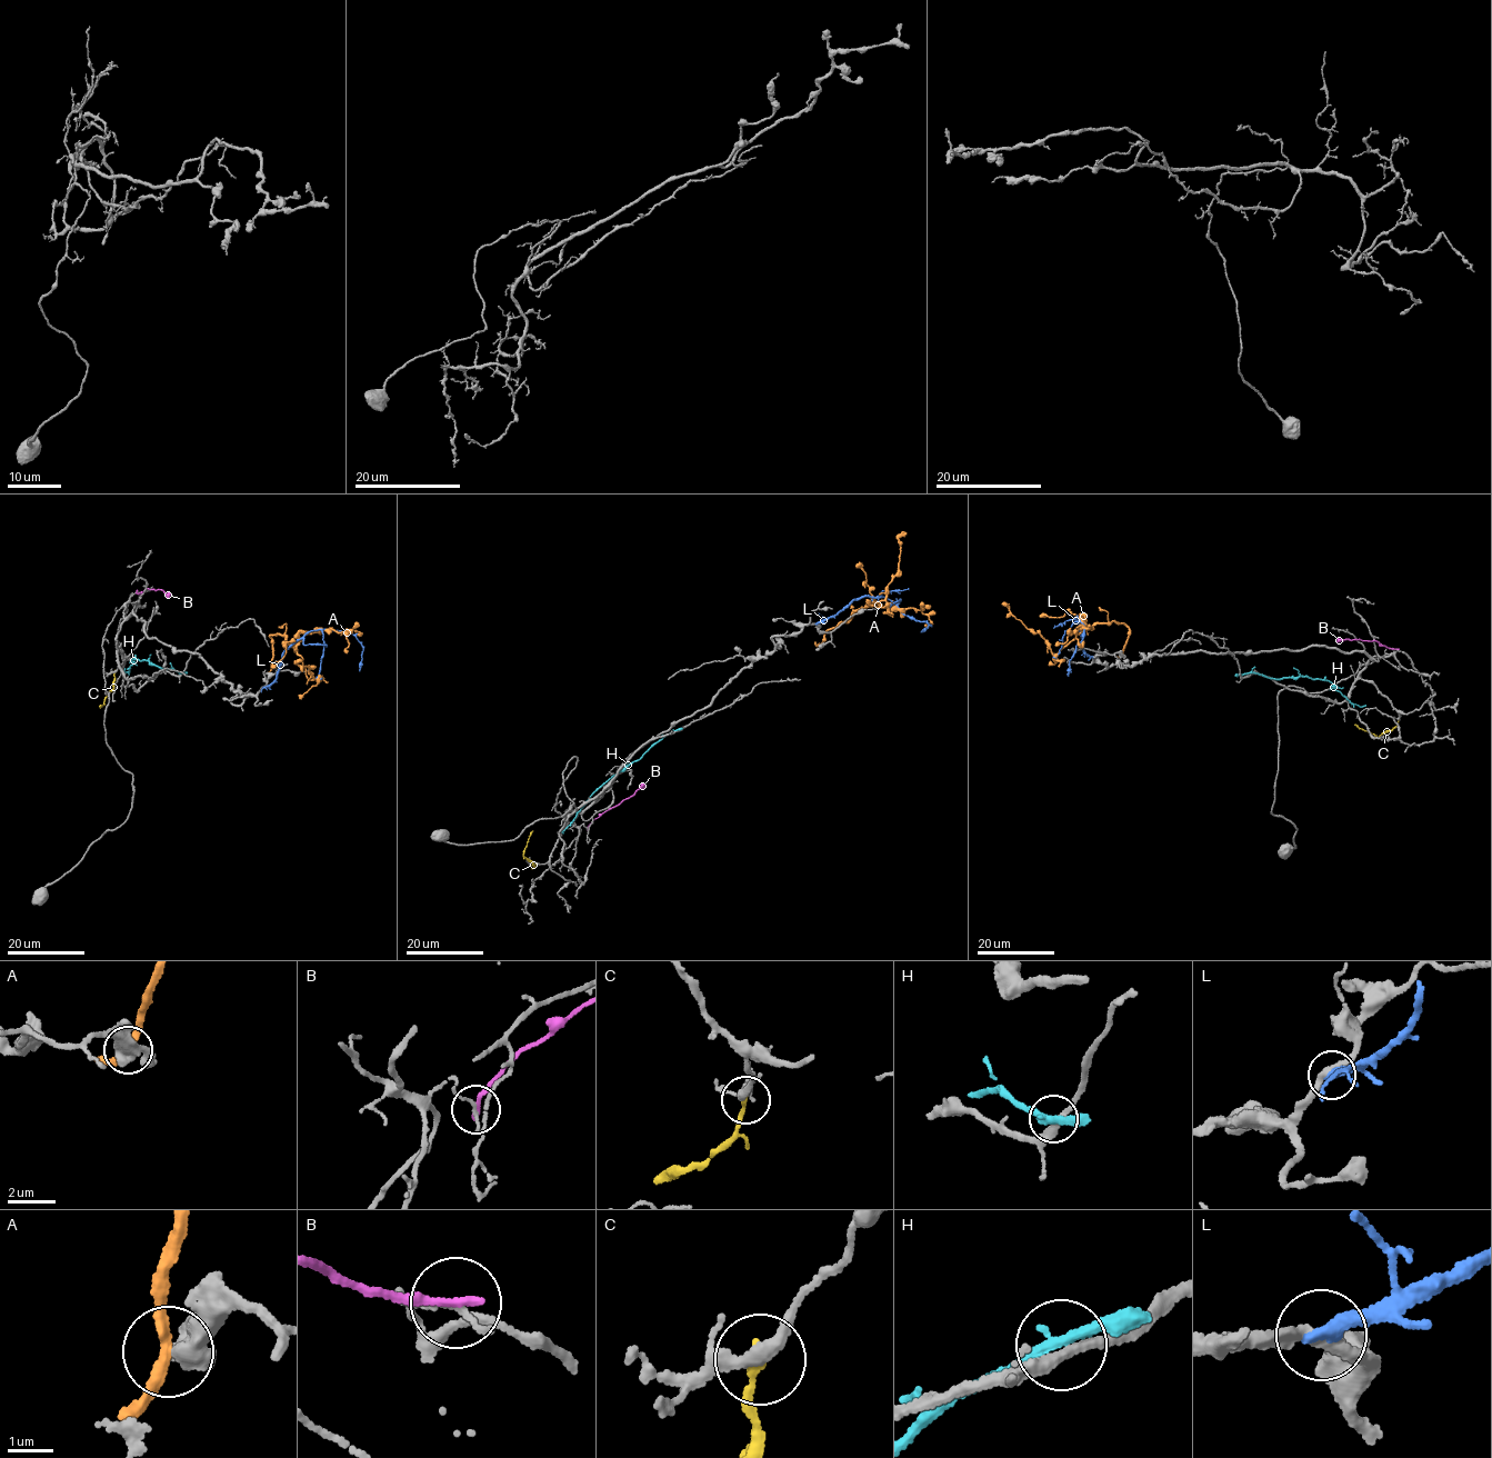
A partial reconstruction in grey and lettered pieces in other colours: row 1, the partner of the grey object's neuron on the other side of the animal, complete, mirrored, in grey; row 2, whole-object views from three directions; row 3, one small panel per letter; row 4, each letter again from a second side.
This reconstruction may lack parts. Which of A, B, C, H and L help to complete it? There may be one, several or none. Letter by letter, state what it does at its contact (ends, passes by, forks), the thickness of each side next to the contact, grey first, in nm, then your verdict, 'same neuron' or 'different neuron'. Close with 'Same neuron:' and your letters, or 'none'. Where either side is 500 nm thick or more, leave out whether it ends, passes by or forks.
A: it passes by | 440/260 nm | different neuron
B: it ends | 140/200 nm | different neuron
C: it ends | 240/180 nm | different neuron
H: it passes by | 240/260 nm | different neuron
L: it ends | 240/360 nm | different neuron
Same neuron: none

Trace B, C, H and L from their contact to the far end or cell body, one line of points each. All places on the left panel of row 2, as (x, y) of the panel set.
B: (136, 591), (161, 589), (168, 598)
C: (116, 671), (112, 689), (100, 705)
H: (181, 672), (136, 658), (129, 671), (124, 672), (124, 668)
L: (262, 688), (276, 679), (282, 652), (311, 630), (324, 629), (354, 635), (362, 649), (359, 671)

